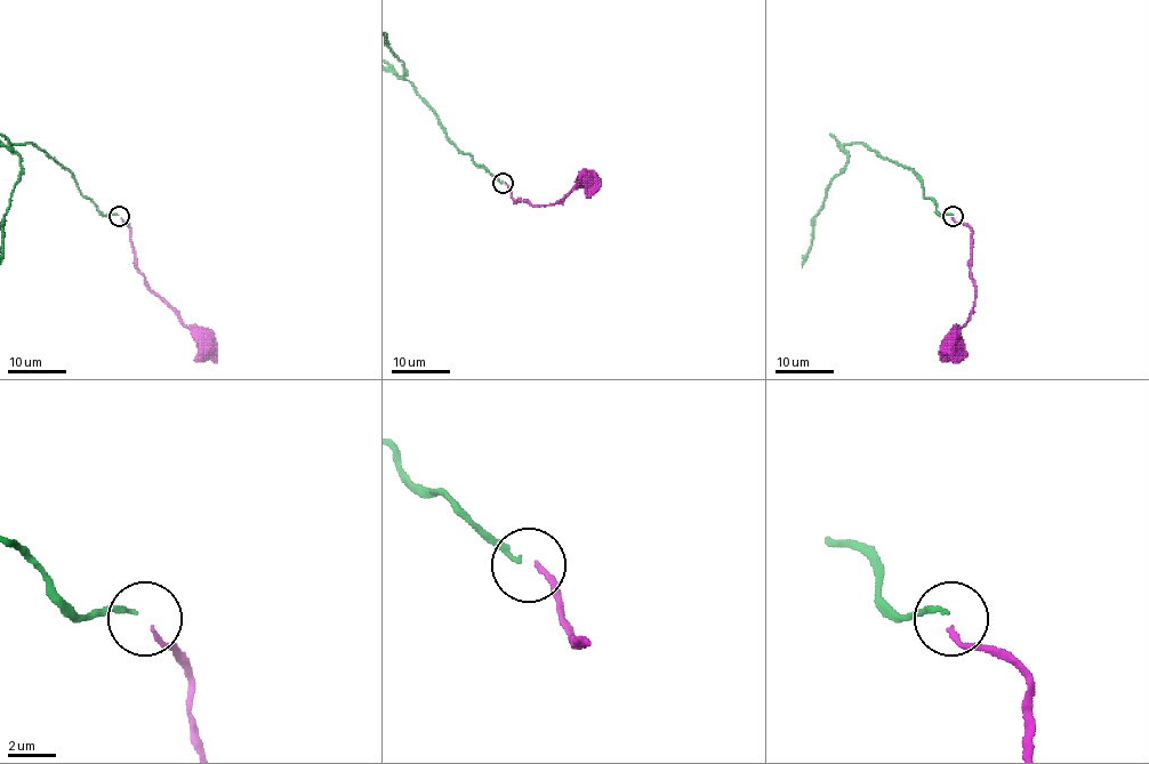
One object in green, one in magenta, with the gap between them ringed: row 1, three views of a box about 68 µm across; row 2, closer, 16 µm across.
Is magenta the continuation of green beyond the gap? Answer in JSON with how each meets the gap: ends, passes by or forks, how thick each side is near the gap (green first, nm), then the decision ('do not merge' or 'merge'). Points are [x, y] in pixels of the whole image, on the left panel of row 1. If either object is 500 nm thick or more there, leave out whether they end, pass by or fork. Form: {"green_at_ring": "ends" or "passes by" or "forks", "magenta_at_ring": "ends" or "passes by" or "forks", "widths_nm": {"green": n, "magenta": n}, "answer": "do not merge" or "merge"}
{"green_at_ring": "ends", "magenta_at_ring": "ends", "widths_nm": {"green": 190, "magenta": 200}, "answer": "merge"}

